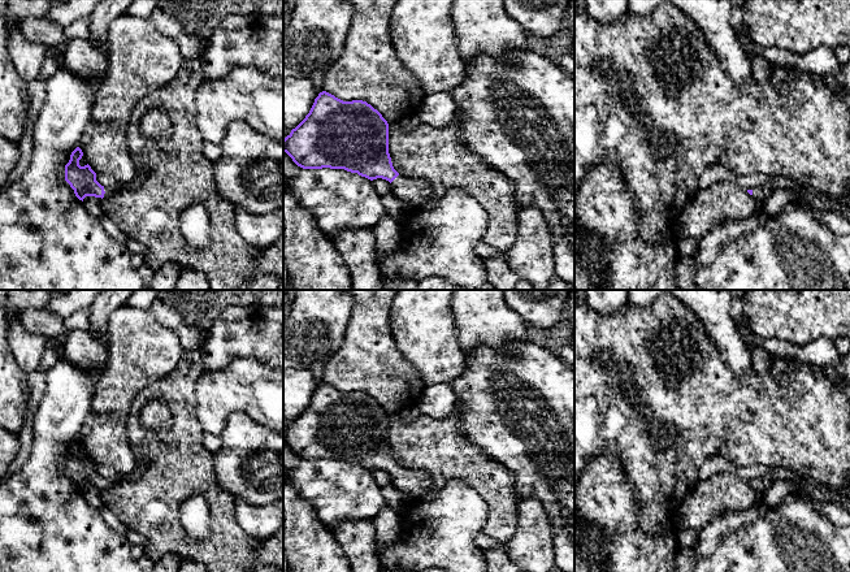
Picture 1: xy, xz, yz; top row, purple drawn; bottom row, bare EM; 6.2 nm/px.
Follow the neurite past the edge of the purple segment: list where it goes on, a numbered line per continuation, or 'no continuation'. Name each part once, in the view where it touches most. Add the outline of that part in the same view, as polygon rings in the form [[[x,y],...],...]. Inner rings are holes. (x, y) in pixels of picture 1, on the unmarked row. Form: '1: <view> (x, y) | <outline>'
1: xy (135, 473) | [[[136,460],[136,464],[135,464],[135,468],[131,473],[129,474],[118,474],[114,480],[108,480],[108,478],[104,478],[104,489],[105,488],[109,488],[109,486],[113,486],[114,484],[120,482],[120,481],[123,481],[123,480],[133,480],[133,478],[138,478],[140,476],[143,471],[143,462],[142,460]]]

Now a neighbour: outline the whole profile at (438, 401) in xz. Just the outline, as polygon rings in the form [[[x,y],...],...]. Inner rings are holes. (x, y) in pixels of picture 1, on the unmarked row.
[[[438,382],[434,385],[425,385],[424,393],[416,404],[420,413],[443,419],[454,411],[455,400],[456,398],[450,385]]]

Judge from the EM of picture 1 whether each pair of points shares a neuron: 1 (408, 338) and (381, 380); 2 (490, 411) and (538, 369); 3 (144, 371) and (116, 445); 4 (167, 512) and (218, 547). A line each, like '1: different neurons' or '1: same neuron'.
1: different neurons
2: same neuron
3: same neuron
4: same neuron

